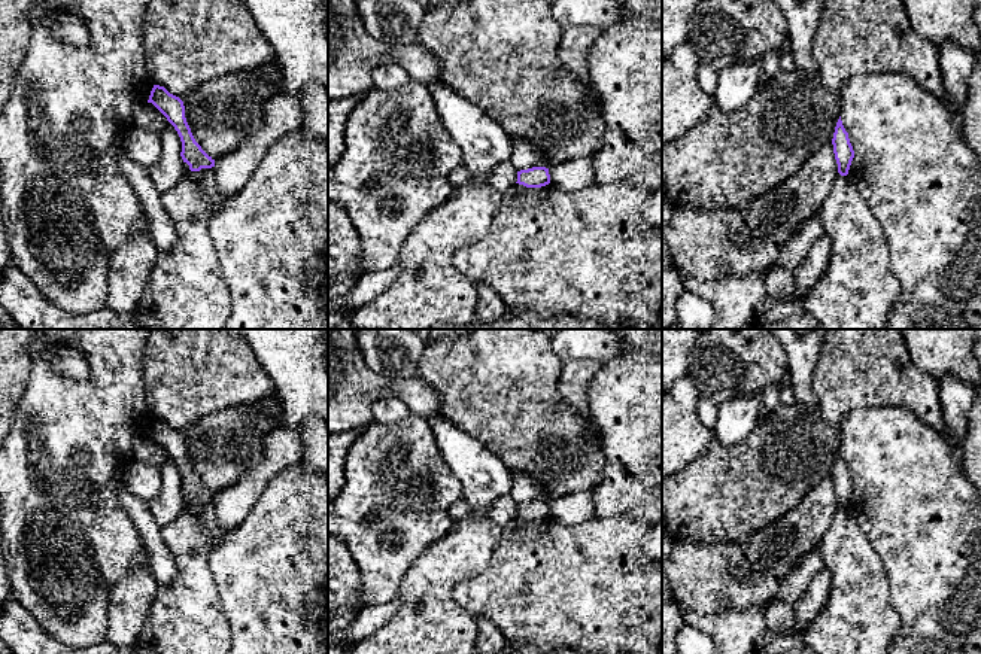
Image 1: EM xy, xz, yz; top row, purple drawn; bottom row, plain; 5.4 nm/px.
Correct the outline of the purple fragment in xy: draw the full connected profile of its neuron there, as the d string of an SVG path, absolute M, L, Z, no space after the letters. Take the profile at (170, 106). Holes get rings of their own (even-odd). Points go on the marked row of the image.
M154 85L148 103L152 103L177 131L182 142L180 156L191 171L215 167L215 159L195 142L185 118L183 101L179 97L170 94L164 86Z

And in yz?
M841 116L835 127L832 145L833 145L835 159L838 164L838 173L841 176L847 176L851 161L854 158L854 150L850 143L848 133L845 131L845 128L842 125Z

